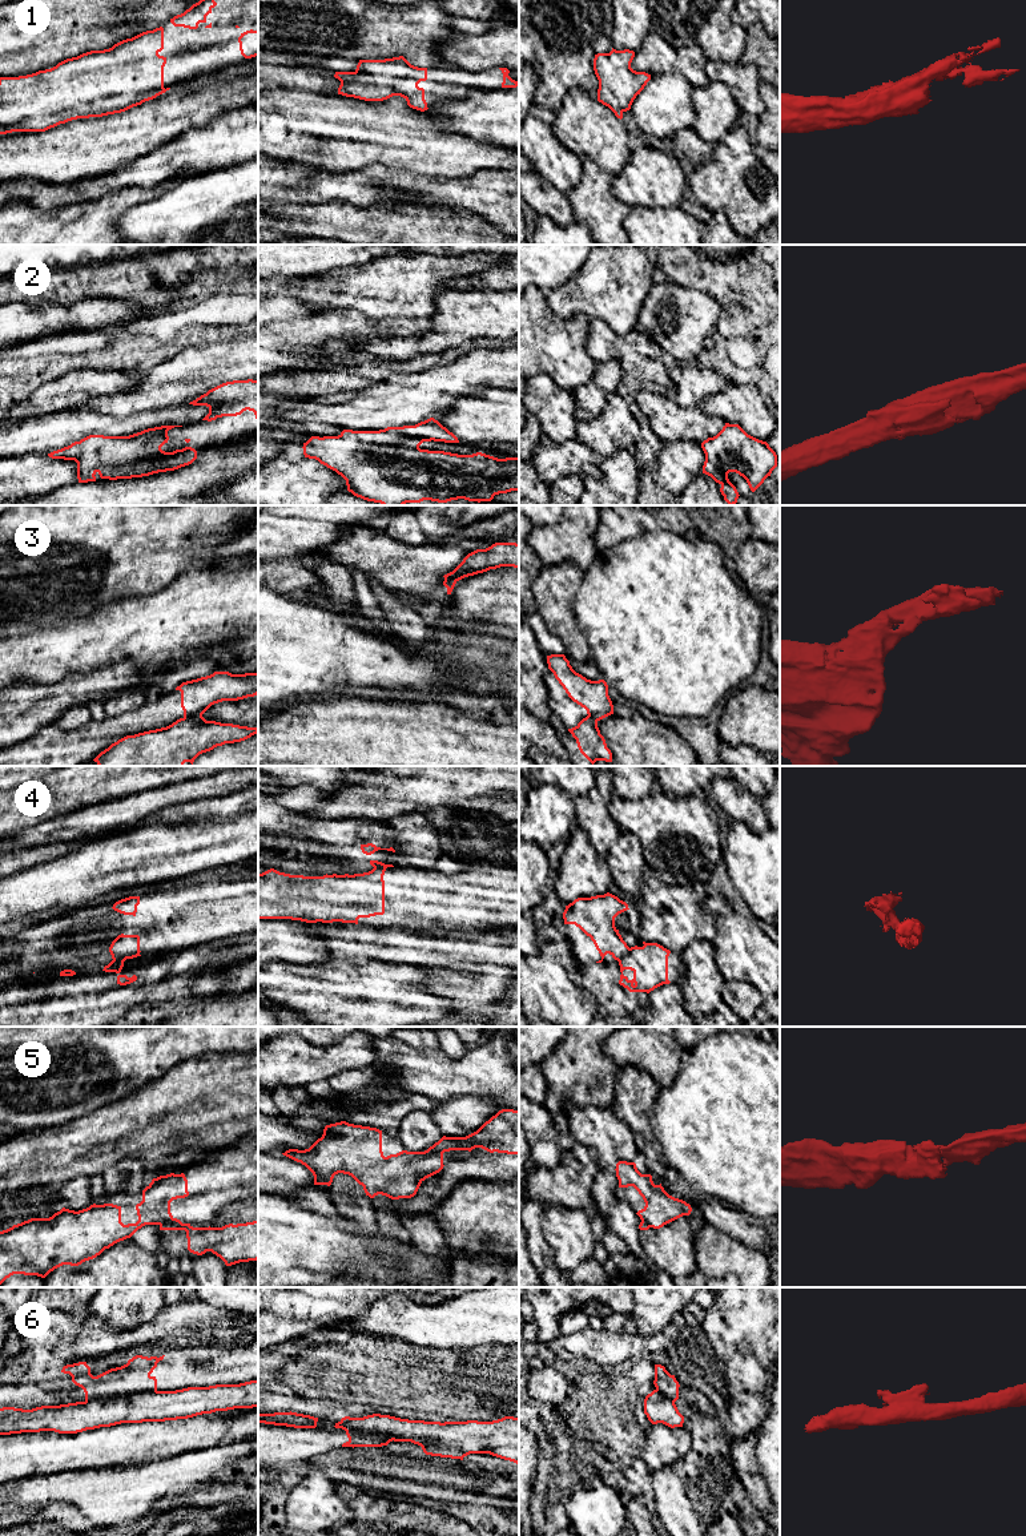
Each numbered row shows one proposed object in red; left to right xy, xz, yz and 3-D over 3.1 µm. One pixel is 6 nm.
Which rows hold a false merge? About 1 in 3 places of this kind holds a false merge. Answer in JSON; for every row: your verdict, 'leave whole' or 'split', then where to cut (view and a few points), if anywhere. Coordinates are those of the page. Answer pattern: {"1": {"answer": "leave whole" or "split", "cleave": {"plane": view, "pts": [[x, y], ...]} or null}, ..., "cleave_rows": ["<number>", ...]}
{"1": {"answer": "leave whole", "cleave": null}, "2": {"answer": "leave whole", "cleave": null}, "3": {"answer": "split", "cleave": {"plane": "xy", "pts": [[201, 714], [184, 717]]}}, "4": {"answer": "split", "cleave": {"plane": "yz", "pts": [[630, 948], [619, 962]]}}, "5": {"answer": "split", "cleave": {"plane": "xy", "pts": [[181, 1222], [163, 1222], [160, 1225]]}}, "6": {"answer": "split", "cleave": {"plane": "xy", "pts": [[156, 1390], [97, 1397], [85, 1401]]}}, "cleave_rows": ["3", "4", "5", "6"]}

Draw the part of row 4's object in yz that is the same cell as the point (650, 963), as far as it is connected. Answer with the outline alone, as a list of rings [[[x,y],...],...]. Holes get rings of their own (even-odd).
[[[645,943],[643,947],[631,947],[620,961],[619,984],[629,992],[647,992],[669,984],[668,980],[668,956],[669,950],[657,943]]]

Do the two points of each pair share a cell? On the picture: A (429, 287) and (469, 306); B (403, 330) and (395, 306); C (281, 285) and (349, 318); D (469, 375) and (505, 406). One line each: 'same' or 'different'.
A: different
B: different
C: different
D: different

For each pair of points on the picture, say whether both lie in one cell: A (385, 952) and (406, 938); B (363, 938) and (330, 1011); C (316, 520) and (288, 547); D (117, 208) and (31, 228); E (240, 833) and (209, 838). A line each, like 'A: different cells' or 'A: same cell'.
A: same cell
B: different cells
C: same cell
D: same cell
E: same cell

